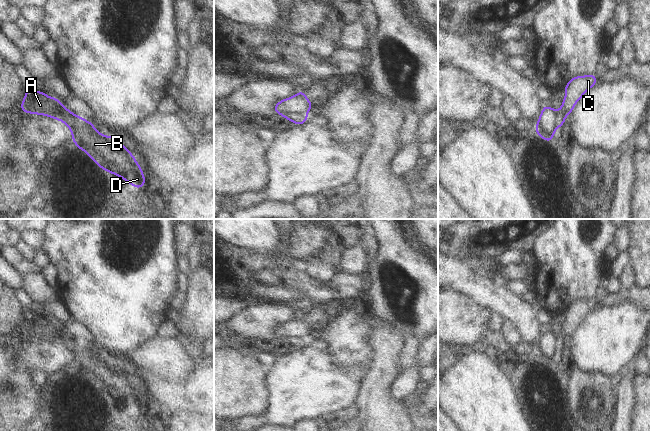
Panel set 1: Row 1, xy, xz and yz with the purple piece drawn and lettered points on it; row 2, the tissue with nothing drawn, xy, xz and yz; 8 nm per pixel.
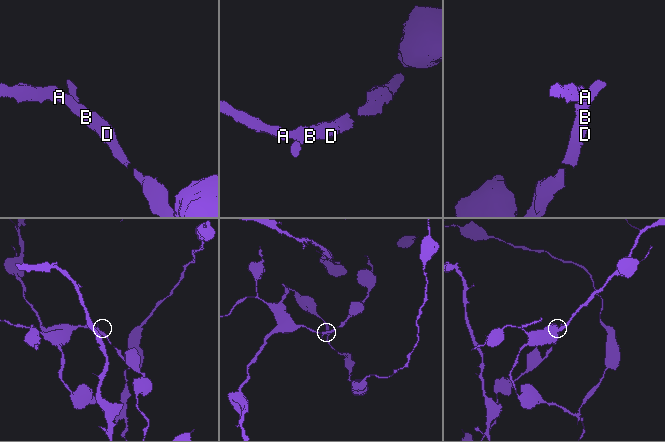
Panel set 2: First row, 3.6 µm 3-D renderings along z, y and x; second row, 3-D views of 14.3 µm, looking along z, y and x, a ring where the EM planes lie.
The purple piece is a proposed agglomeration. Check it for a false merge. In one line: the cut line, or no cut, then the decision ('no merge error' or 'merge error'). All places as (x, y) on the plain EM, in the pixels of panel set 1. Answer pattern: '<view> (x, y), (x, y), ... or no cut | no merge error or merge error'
xy (71, 336), (64, 342), (64, 346), (67, 349) | merge error

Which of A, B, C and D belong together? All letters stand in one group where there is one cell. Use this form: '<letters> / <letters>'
A B D / C

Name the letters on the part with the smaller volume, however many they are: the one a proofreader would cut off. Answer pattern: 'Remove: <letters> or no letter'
Remove: C

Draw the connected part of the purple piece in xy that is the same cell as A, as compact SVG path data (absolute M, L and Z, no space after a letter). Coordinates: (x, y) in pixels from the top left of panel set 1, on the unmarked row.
M26 313L21 327L21 335L29 338L45 339L65 347L64 342L70 340L69 335L57 322L49 321L44 316Z

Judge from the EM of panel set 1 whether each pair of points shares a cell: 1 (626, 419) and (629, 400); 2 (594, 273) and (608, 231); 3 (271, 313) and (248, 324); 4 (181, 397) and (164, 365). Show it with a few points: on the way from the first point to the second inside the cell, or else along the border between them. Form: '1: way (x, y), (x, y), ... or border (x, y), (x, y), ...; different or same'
1: way (626, 414), (626, 405); same
2: way (594, 263), (594, 245), (598, 241); same
3: way (265, 318), (254, 322); same
4: border (193, 369), (178, 382), (168, 382), (151, 373); different

